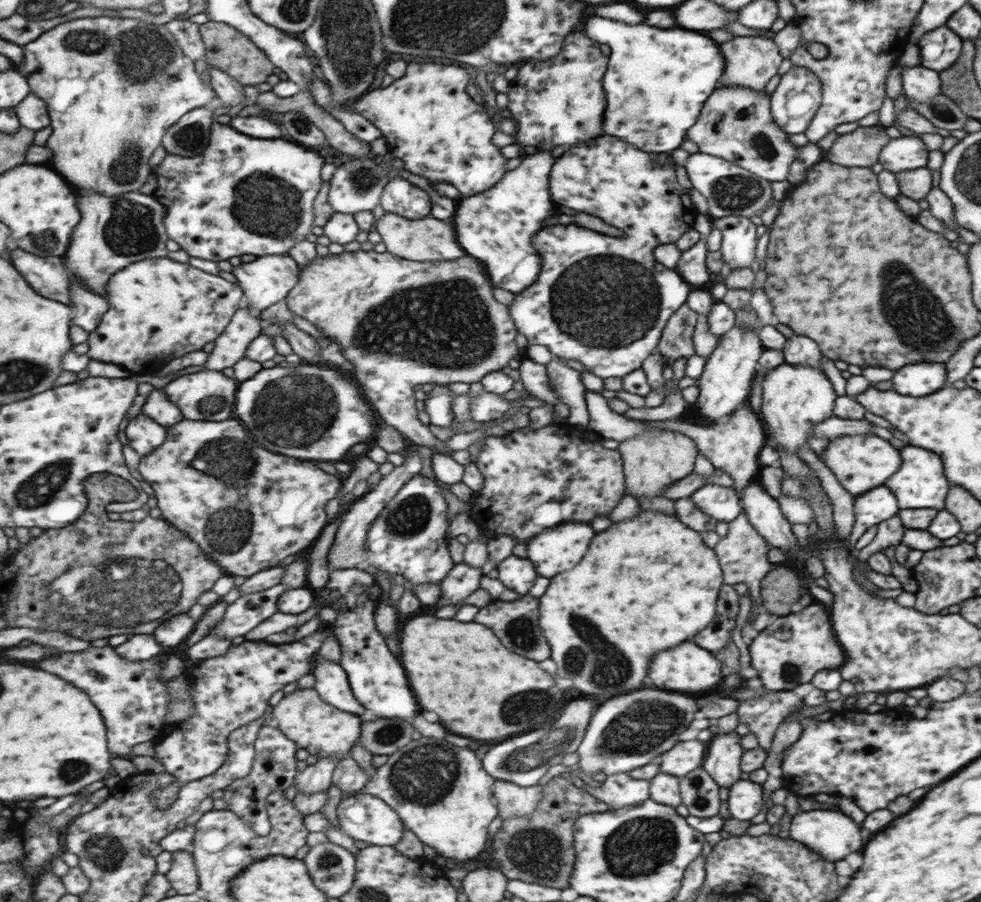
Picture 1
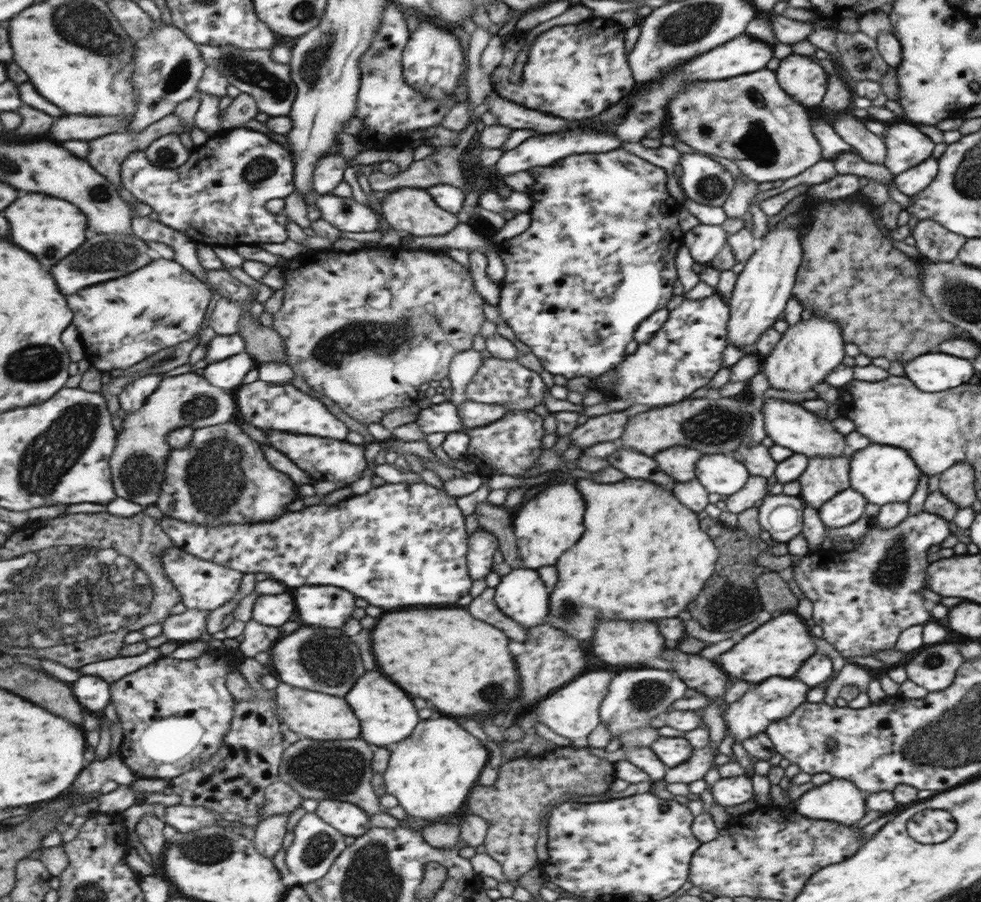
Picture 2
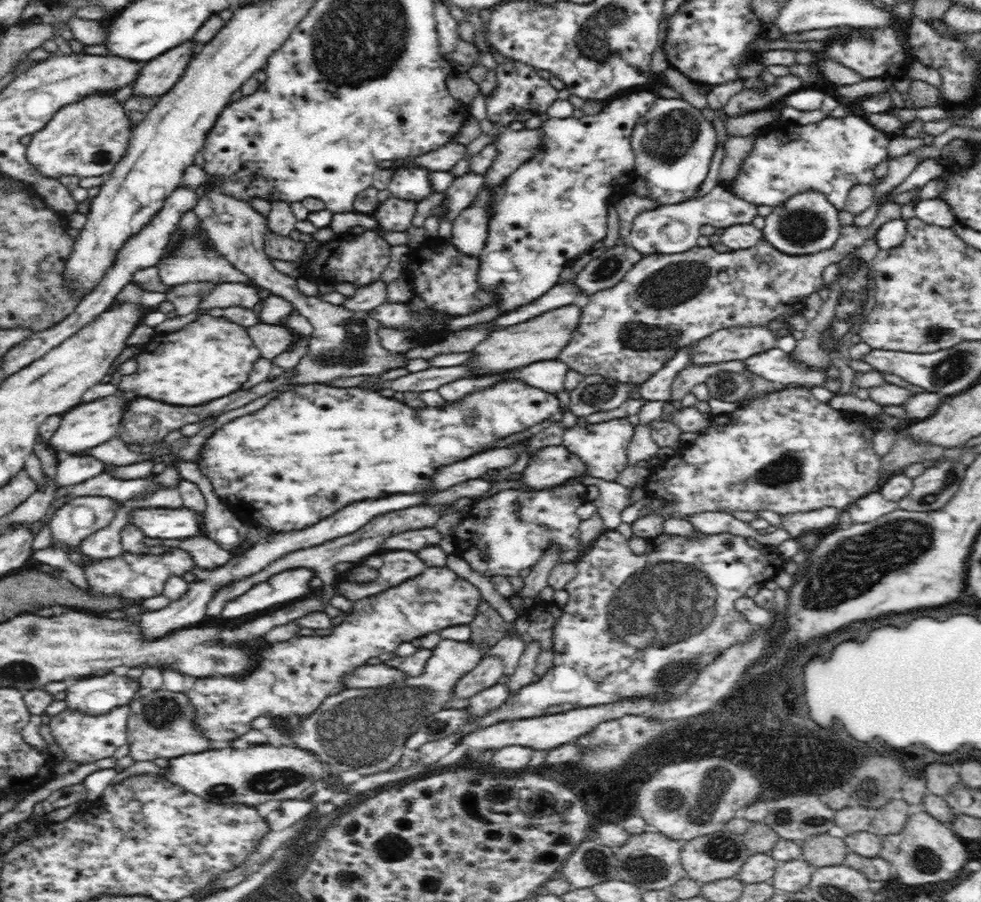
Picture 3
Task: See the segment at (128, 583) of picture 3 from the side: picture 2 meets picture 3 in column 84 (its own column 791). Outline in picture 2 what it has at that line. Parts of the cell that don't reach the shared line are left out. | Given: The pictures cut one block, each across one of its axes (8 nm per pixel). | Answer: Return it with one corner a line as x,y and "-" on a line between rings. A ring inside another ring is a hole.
919,511
907,515
895,528
879,529
875,526
875,520
871,520
869,532
861,540
852,543
855,548
850,552
808,552
801,557
799,562
790,566
792,580
803,596
809,600
812,606
812,622
821,626
823,640
833,646
844,658
852,656
867,656
874,650
893,648
898,636
911,626
923,625
929,620
929,612
925,610
921,588
925,588
927,576
927,548
939,545
949,536
947,522
935,513

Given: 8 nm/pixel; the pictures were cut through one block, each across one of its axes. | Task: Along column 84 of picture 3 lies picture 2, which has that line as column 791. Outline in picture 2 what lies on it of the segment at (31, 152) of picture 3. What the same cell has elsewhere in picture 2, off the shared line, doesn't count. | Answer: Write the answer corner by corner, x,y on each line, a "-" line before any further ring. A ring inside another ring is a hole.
771,70
735,76
731,80
709,80
689,84
685,92
671,98
669,118
677,138
699,152
715,154
735,163
743,177
755,183
785,181
821,160
822,148
809,126
809,114
775,82

